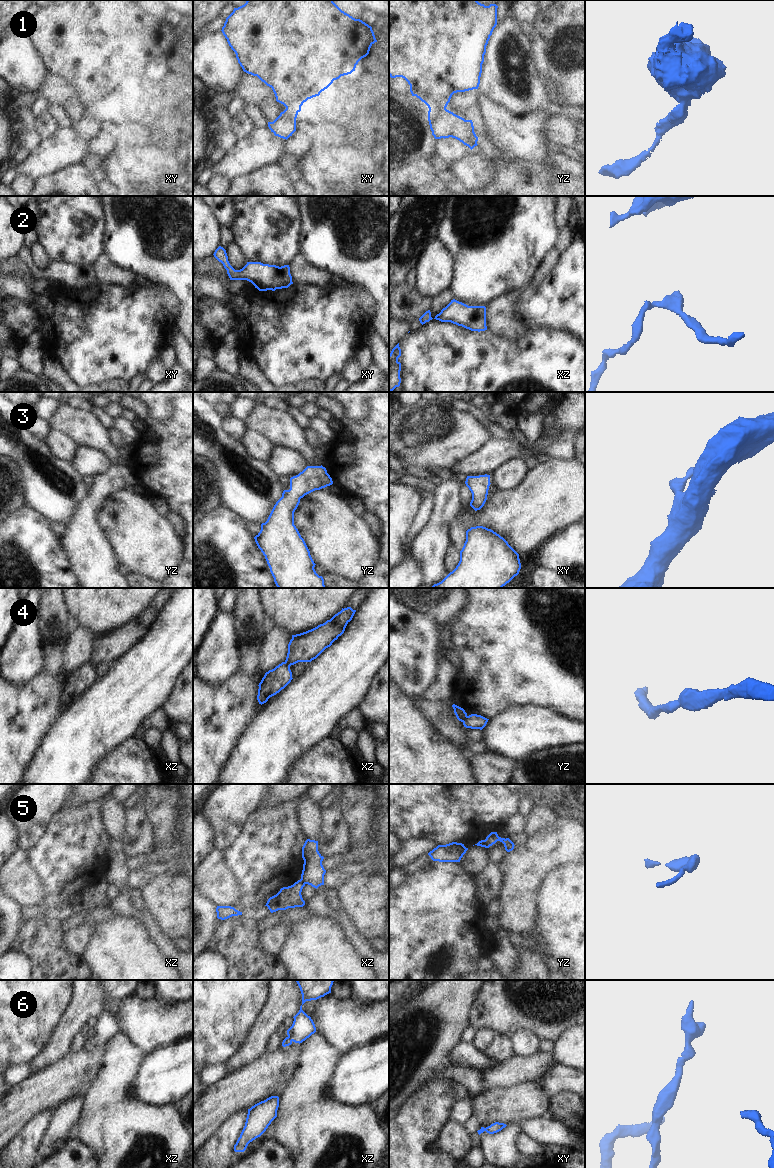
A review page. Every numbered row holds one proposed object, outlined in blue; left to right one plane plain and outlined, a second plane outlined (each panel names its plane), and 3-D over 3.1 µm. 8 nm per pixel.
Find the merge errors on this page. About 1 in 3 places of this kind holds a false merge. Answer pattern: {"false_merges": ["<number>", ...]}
{"false_merges": ["4", "5"]}

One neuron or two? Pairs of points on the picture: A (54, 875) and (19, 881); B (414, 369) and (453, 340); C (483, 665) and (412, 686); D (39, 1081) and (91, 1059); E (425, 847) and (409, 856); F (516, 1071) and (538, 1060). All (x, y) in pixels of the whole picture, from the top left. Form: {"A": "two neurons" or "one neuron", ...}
{"A": "two neurons", "B": "one neuron", "C": "two neurons", "D": "one neuron", "E": "one neuron", "F": "one neuron"}

